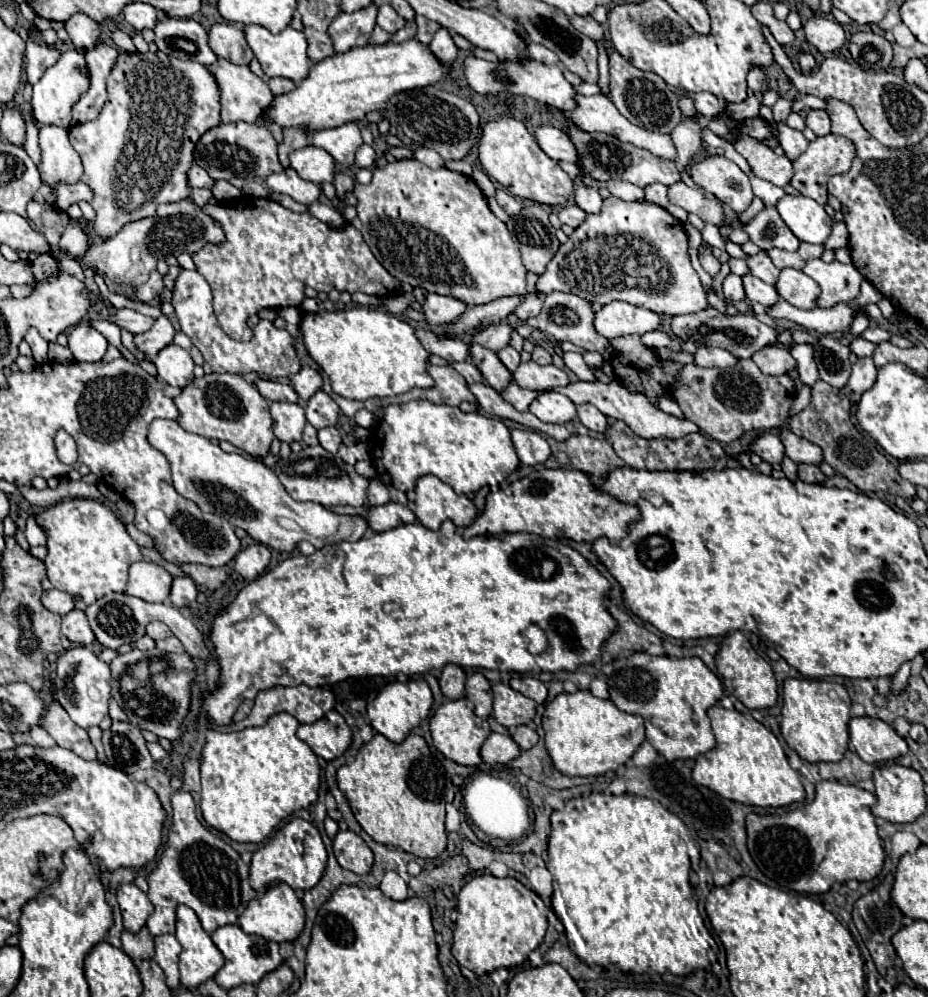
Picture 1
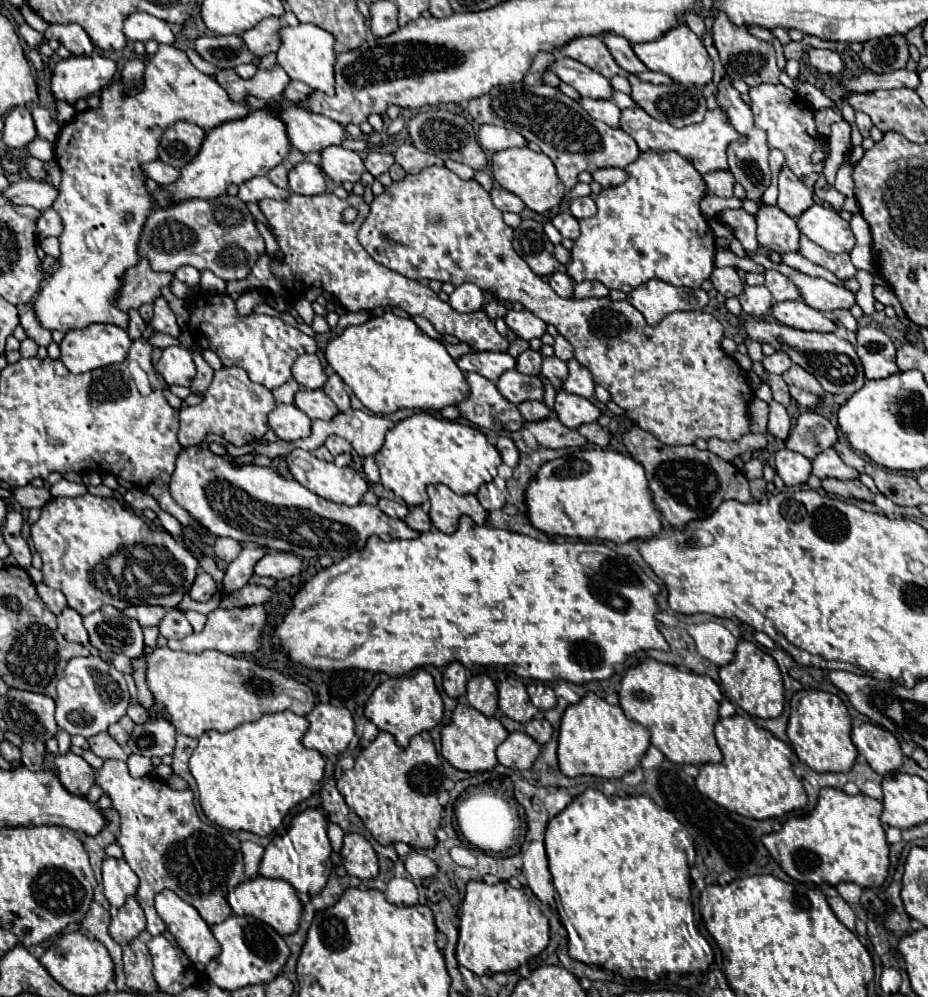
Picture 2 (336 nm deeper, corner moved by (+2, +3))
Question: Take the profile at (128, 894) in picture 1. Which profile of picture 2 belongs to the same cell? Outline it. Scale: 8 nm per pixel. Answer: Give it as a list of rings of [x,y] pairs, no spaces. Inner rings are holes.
[[[106,858],[102,864],[104,894],[114,908],[124,906],[128,896],[134,896],[138,890],[138,876],[130,870],[124,860]]]

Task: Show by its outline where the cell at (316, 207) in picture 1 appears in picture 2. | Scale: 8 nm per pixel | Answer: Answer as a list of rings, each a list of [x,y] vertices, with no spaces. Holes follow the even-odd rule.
[[[264,176],[264,178],[252,178],[248,182],[242,182],[240,190],[238,190],[238,198],[242,202],[260,202],[264,198],[284,200],[284,198],[290,198],[290,190],[278,188]]]

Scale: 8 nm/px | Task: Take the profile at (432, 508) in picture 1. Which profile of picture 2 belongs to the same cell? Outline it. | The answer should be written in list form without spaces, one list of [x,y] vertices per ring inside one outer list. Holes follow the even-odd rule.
[[[430,484],[428,500],[430,500],[430,512],[428,512],[430,520],[440,532],[452,534],[462,514],[468,514],[480,526],[486,524],[488,512],[482,508],[482,504],[474,494],[458,496],[446,484]]]

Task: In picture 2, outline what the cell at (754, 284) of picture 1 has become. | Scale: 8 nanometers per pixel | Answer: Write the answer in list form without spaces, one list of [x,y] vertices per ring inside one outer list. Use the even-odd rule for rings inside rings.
[[[800,300],[774,302],[772,316],[780,324],[786,324],[786,326],[792,326],[798,330],[816,330],[816,332],[834,332],[836,330],[836,324],[824,312],[818,312]]]

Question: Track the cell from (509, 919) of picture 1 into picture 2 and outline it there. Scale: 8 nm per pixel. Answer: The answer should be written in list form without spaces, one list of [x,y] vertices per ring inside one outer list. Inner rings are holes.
[[[470,880],[461,903],[456,958],[474,974],[512,972],[528,958],[546,950],[550,932],[548,918],[542,914],[538,898],[530,888],[514,888],[508,882],[486,884],[482,880]]]

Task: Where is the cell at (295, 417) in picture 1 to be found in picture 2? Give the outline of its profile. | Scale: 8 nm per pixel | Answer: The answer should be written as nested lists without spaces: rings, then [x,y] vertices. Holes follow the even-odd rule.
[[[276,404],[268,414],[268,424],[276,436],[286,442],[306,438],[310,434],[310,418],[294,404]]]

